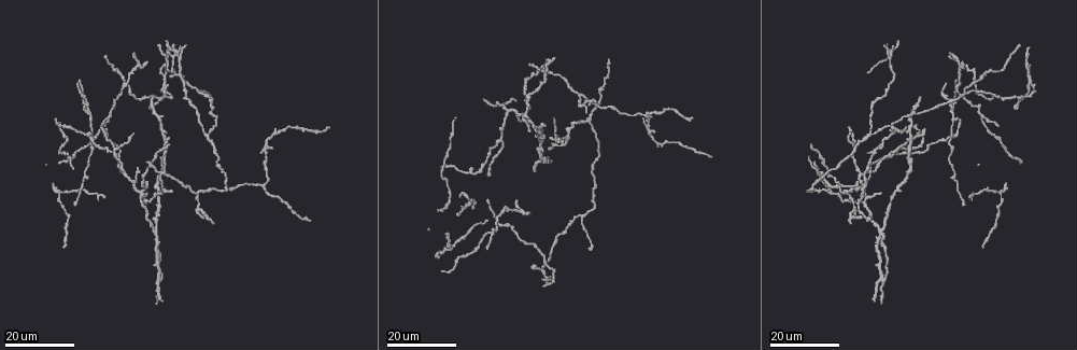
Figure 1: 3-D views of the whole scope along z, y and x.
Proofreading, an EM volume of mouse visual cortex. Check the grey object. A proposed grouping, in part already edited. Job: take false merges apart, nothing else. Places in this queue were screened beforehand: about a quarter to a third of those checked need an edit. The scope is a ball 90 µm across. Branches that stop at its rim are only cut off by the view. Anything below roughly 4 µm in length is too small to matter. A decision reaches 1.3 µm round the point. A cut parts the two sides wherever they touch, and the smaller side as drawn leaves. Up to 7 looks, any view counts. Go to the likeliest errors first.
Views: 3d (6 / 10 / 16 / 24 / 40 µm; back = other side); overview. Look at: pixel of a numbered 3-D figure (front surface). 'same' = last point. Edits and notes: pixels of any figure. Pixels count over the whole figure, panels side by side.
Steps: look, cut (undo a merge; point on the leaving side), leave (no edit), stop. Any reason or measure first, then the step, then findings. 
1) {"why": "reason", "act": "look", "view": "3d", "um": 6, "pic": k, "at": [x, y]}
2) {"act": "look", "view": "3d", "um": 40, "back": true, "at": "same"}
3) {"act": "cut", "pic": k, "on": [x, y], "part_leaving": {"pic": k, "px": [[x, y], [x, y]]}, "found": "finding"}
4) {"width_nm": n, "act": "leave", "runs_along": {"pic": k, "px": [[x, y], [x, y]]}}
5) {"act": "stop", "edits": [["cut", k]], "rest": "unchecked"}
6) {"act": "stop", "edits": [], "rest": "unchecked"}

{"why": "two arms in line, one across", "act": "look", "view": "3d", "um": 24, "pic": 1, "at": [983, 117]}

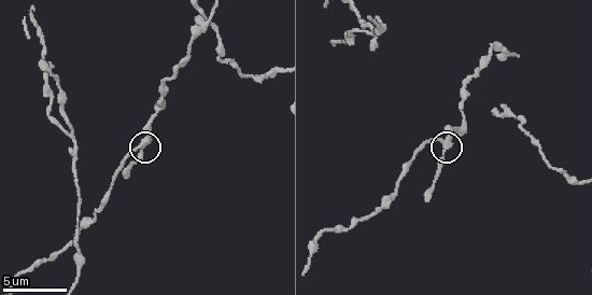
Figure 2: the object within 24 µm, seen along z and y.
{"act": "look", "view": "3d", "um": 10, "pic": 2, "at": [145, 145]}

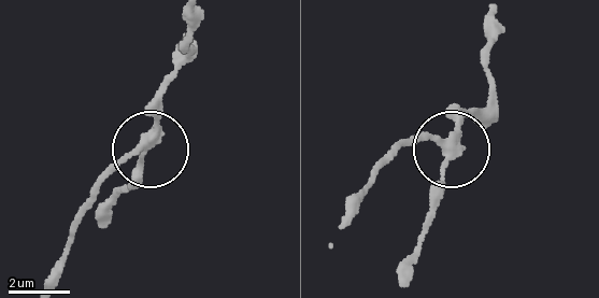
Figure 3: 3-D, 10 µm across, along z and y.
{"act": "look", "view": "3d", "um": 6, "pic": 3, "at": [445, 147]}

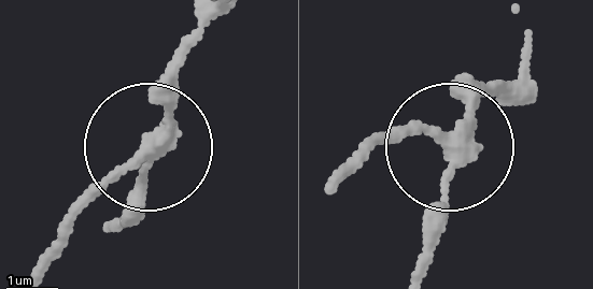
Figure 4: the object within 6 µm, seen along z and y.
{"act": "leave", "found": "continuous, no second cell"}

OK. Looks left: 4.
{"why": "small branch off a trunk", "act": "look", "view": "3d", "um": 24, "pic": 1, "at": [588, 121]}

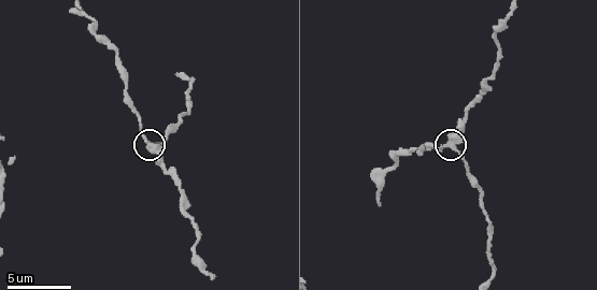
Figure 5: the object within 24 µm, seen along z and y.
{"act": "look", "view": "3d", "um": 6, "pic": 5, "at": [457, 150]}

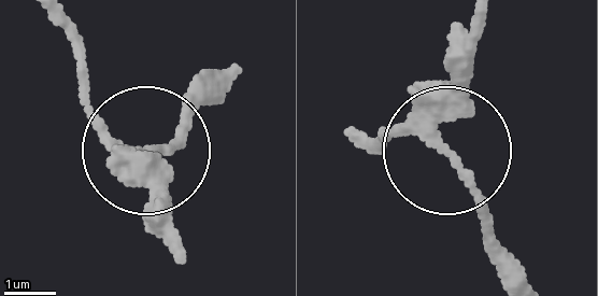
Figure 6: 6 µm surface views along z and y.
{"act": "leave", "runs_along": {"pic": 6, "px": [[181, 253], [164, 175], [103, 125], [56, 26]]}, "found": "one cell here"}

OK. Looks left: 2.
{"why": "two arms in line, one across", "act": "look", "view": "3d", "um": 6, "pic": 2, "at": [366, 34]}

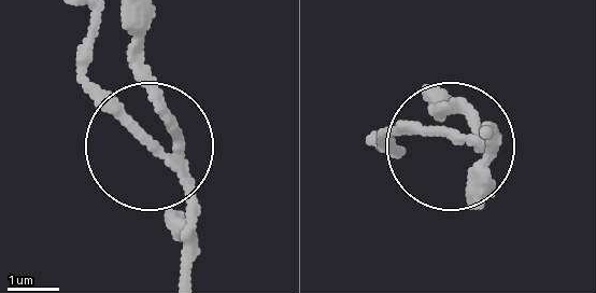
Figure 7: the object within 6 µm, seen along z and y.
{"side_arm_um": 12, "arms": 3, "act": "leave", "found": "continuous, no second cell"}

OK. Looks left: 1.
{"act": "stop", "edits": [], "rest": "unchecked"}

